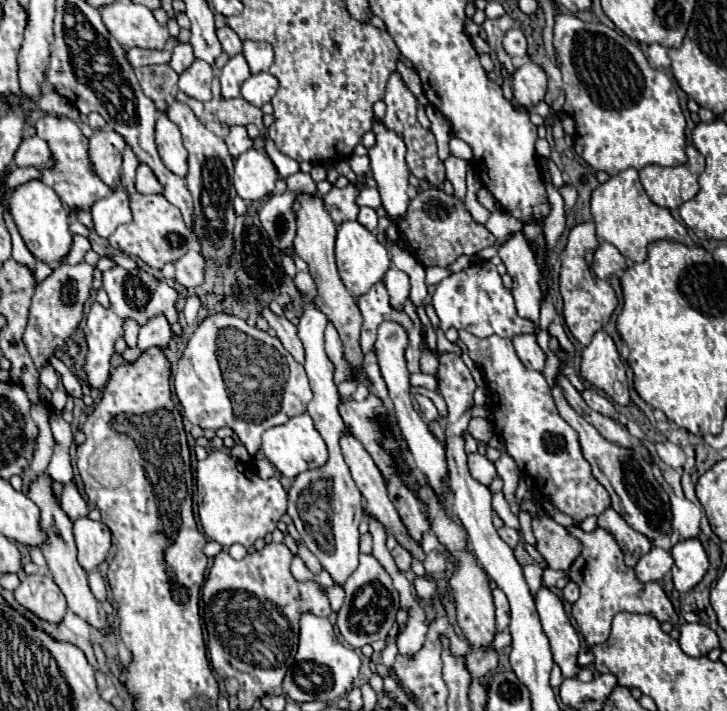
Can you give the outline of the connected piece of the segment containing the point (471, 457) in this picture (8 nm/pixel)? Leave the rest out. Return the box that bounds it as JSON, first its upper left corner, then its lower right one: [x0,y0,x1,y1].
[468,453,498,485]

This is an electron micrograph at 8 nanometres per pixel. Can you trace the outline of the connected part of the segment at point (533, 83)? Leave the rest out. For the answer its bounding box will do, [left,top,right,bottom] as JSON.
[512,61,548,109]

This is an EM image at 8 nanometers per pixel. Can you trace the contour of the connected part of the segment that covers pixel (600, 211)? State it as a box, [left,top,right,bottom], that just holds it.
[590,167,686,263]

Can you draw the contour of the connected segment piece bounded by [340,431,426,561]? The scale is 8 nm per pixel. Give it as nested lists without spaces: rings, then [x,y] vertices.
[[[346,431],[344,437],[340,439],[340,447],[342,447],[342,455],[344,455],[344,459],[346,459],[346,465],[350,467],[350,473],[352,473],[352,477],[354,477],[354,481],[356,481],[356,485],[358,485],[358,489],[360,489],[364,501],[366,501],[366,503],[364,503],[364,511],[366,511],[372,519],[376,519],[378,523],[382,523],[382,527],[384,527],[388,533],[392,533],[392,535],[396,537],[398,545],[402,545],[406,551],[410,551],[410,555],[412,555],[414,559],[424,561],[426,553],[422,551],[420,543],[408,535],[408,531],[406,531],[406,527],[404,527],[400,515],[398,515],[396,507],[394,507],[392,501],[388,499],[386,483],[384,483],[384,479],[382,479],[382,473],[380,473],[378,467],[374,465],[374,461],[372,461],[372,457],[368,455],[368,451],[366,451],[366,449],[360,445],[360,441],[356,441],[348,431]]]

